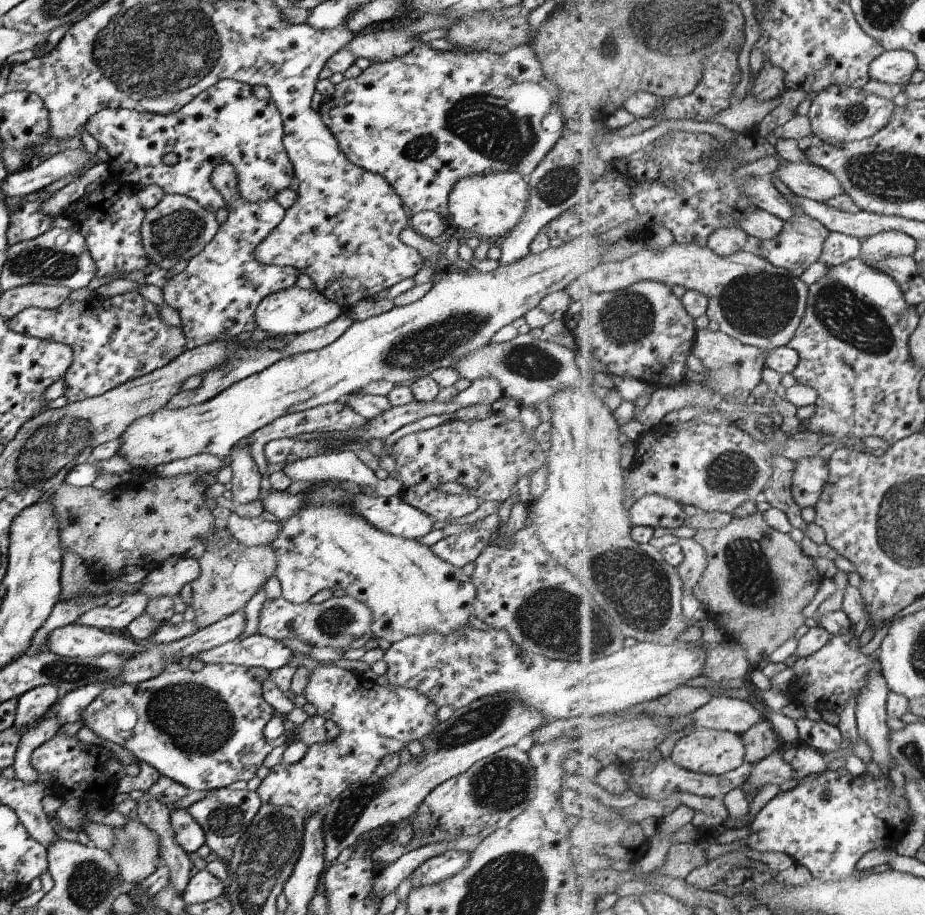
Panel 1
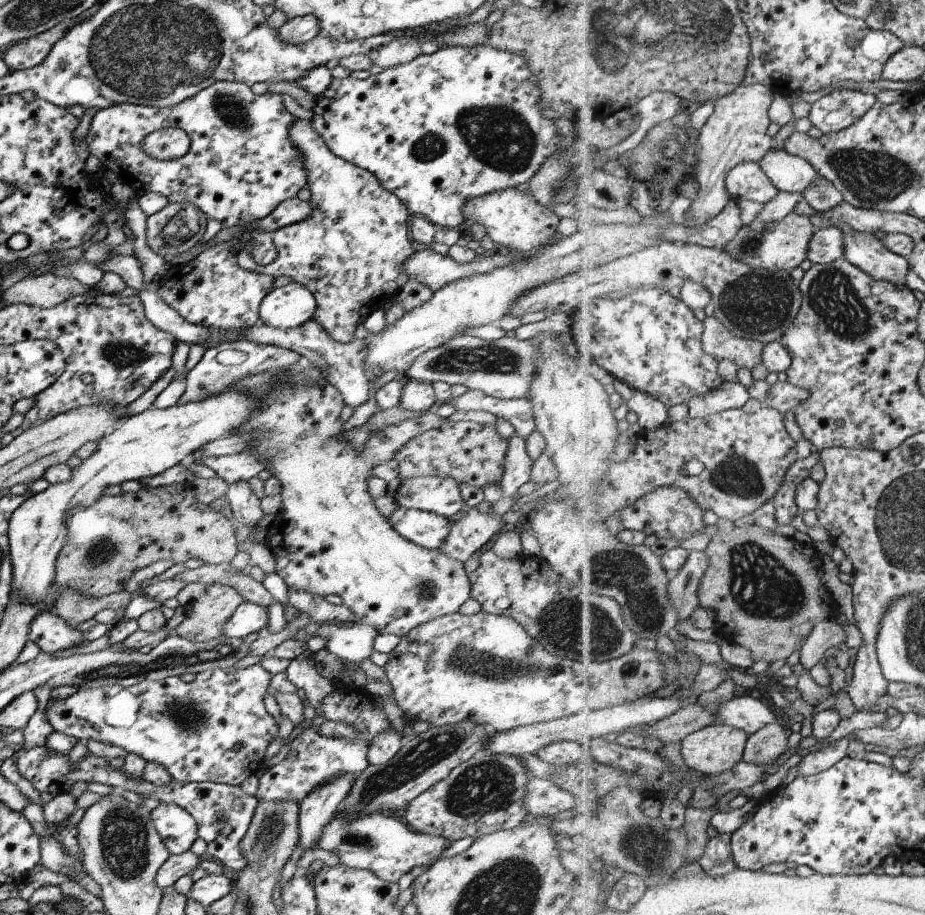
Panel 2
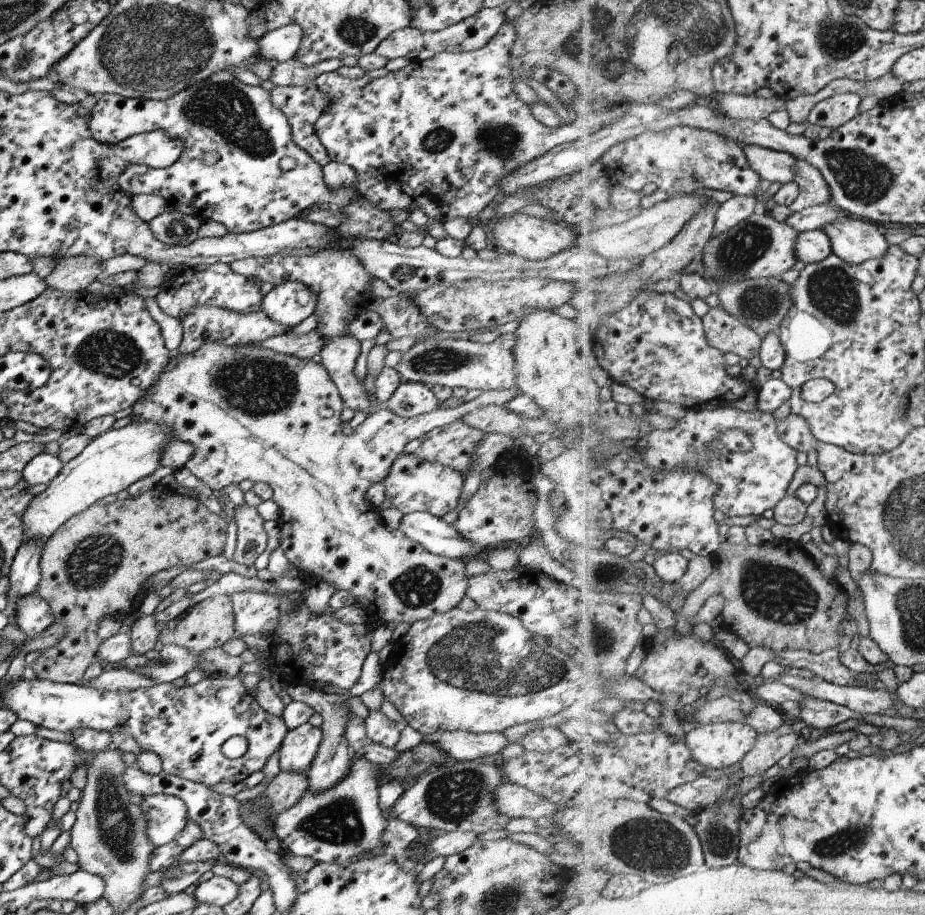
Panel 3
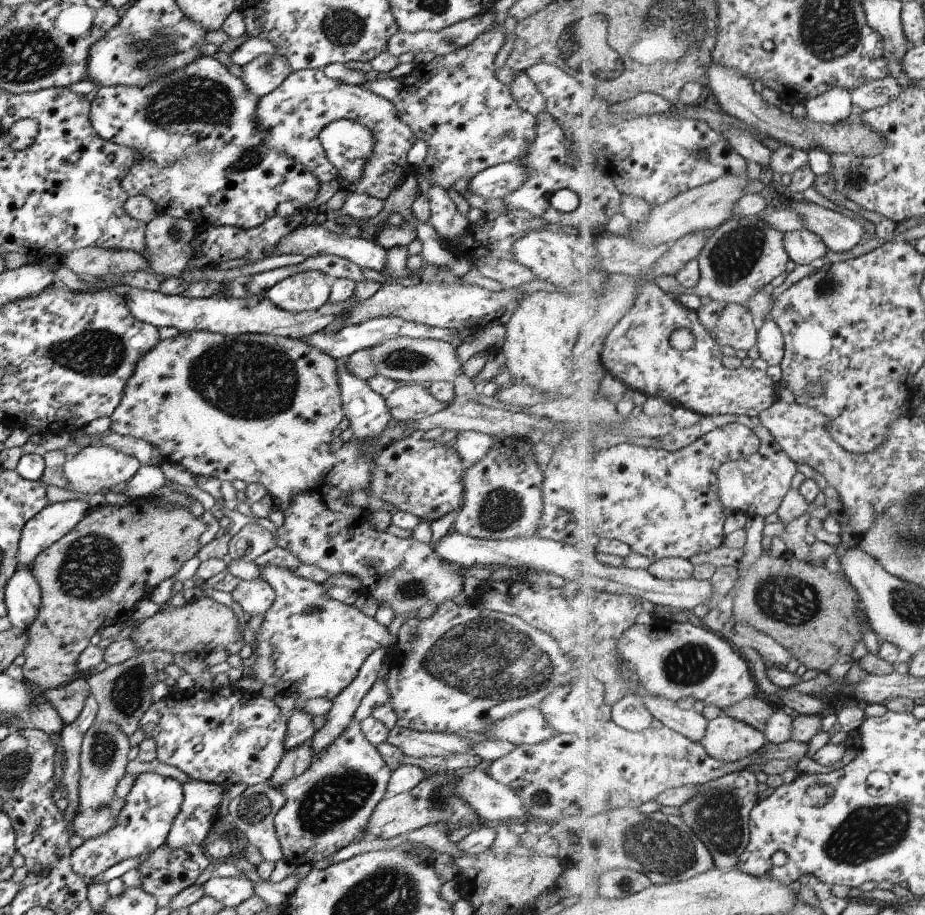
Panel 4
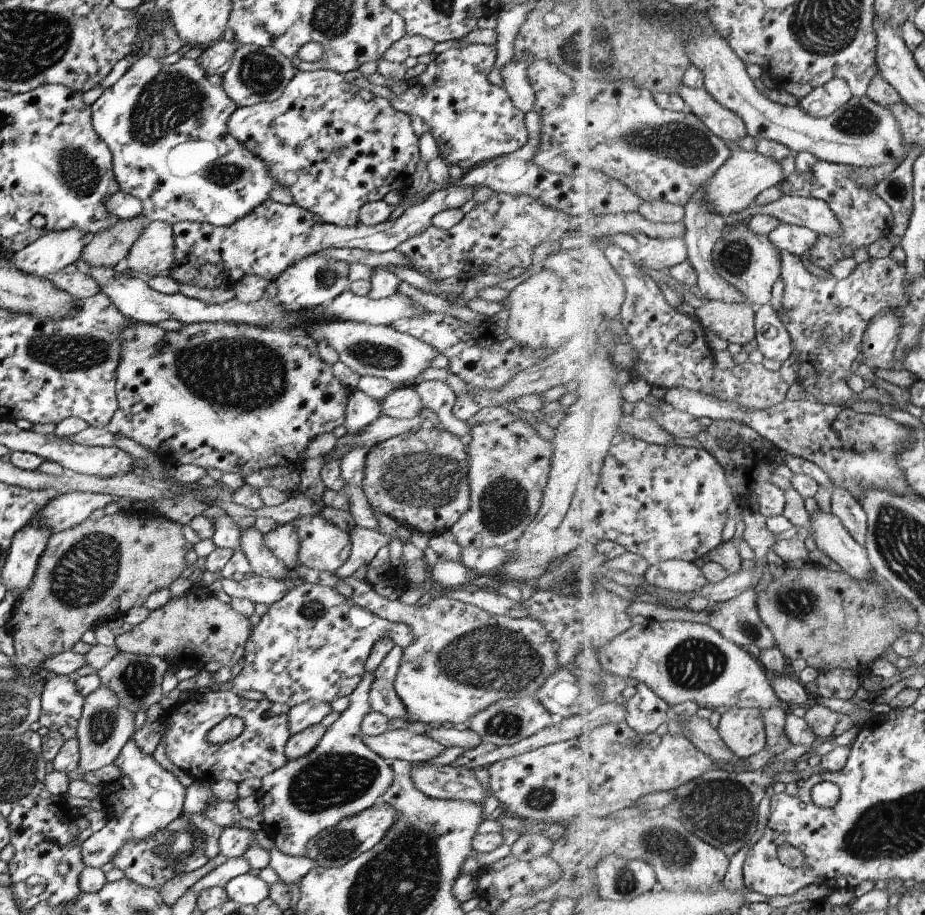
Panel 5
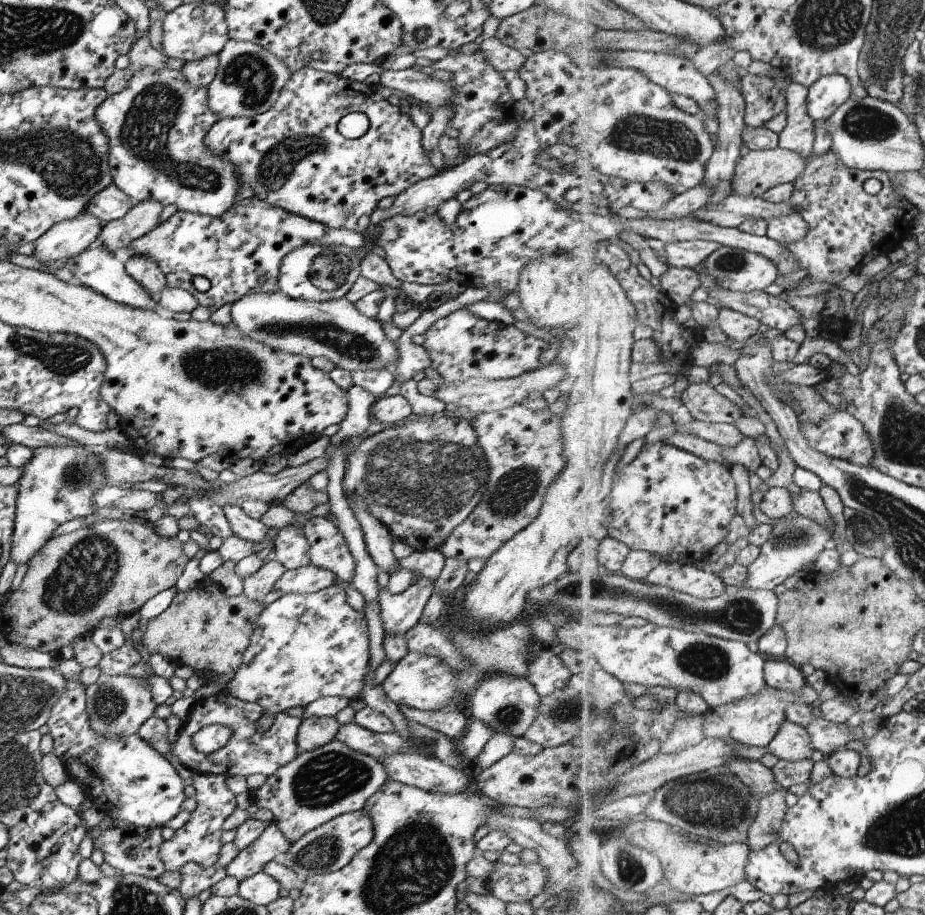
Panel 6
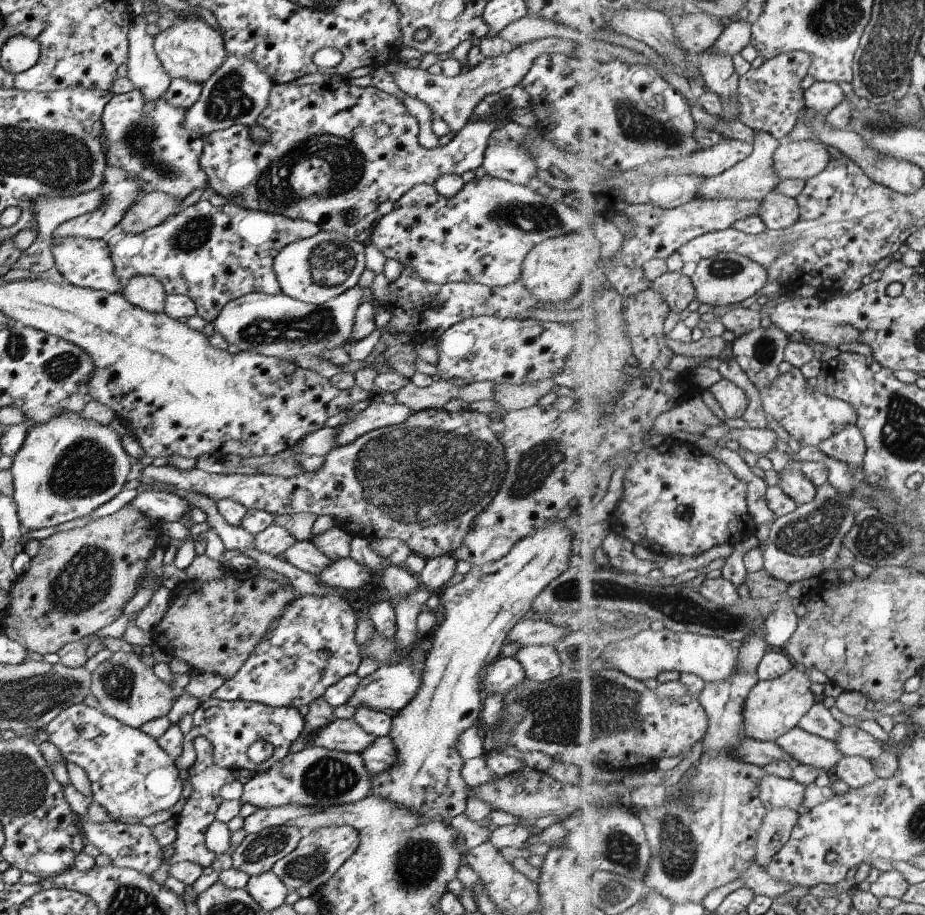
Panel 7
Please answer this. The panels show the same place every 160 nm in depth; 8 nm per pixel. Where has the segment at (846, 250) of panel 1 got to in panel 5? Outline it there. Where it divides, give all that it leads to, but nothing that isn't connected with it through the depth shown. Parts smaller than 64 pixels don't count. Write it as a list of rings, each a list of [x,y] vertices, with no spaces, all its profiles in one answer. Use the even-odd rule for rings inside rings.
[[[784,223],[771,232],[770,238],[780,250],[791,252],[802,259],[817,246],[820,239],[811,228]]]

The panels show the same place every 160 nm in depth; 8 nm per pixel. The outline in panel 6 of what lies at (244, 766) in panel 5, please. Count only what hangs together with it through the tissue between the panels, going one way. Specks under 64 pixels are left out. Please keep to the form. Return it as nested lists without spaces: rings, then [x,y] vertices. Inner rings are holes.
[[[219,690],[211,695],[203,696],[200,700],[195,700],[191,706],[177,734],[177,739],[170,746],[170,751],[173,752],[173,756],[177,756],[177,760],[185,768],[193,773],[221,774],[225,777],[239,775],[245,778],[253,774],[270,776],[273,772],[277,772],[277,768],[285,766],[297,756],[296,735],[301,720],[286,713],[278,713],[275,714],[268,730],[257,732],[255,722],[264,712],[265,710],[259,704],[238,700],[230,696],[227,691]],[[211,724],[221,724],[231,728],[231,736],[222,748],[210,754],[199,753],[191,744],[191,736],[197,730]]]

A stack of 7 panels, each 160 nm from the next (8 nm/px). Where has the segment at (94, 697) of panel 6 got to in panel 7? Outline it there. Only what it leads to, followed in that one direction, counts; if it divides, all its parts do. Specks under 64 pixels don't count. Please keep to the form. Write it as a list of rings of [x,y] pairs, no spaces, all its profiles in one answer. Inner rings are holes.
[[[133,651],[112,652],[109,658],[98,664],[90,674],[90,694],[97,699],[97,710],[134,729],[139,729],[142,724],[154,718],[165,717],[178,697],[175,696],[172,688],[159,680],[159,678],[153,674],[152,668],[147,667],[147,665],[139,659],[139,655],[133,653]]]

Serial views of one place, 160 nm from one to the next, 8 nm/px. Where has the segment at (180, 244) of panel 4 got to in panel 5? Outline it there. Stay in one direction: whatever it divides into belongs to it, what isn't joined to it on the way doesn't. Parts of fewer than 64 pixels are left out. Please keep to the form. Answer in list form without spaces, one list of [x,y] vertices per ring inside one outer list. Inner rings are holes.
[[[150,221],[131,244],[123,262],[136,276],[161,276],[173,264],[173,230],[164,221]]]

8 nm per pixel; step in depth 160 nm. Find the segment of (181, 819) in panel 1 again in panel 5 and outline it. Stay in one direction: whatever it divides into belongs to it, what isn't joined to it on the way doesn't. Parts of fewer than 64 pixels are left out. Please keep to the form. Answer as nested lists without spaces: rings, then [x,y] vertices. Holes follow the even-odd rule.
[[[132,739],[123,744],[113,765],[119,768],[120,790],[110,801],[106,810],[105,826],[101,826],[80,845],[81,862],[84,867],[100,868],[109,863],[113,854],[131,840],[145,840],[157,830],[163,830],[171,821],[181,816],[181,808],[186,794],[171,772],[161,768],[151,755],[143,754]]]

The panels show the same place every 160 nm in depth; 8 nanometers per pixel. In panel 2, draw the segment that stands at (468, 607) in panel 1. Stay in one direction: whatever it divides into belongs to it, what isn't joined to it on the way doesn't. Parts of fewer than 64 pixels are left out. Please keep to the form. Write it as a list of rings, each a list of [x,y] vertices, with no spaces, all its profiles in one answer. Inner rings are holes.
[[[271,370],[269,372],[261,372],[259,374],[249,374],[245,378],[241,378],[239,382],[235,382],[233,386],[225,388],[222,392],[227,392],[227,390],[237,390],[237,392],[243,392],[247,396],[253,396],[259,404],[261,404],[261,410],[251,416],[247,420],[245,426],[241,426],[235,434],[243,434],[243,432],[251,432],[249,434],[249,446],[247,446],[246,452],[253,452],[257,456],[263,456],[265,460],[264,470],[267,470],[271,477],[277,478],[277,482],[281,484],[281,511],[275,515],[274,521],[265,531],[266,536],[265,545],[273,552],[275,556],[275,573],[279,575],[279,578],[283,580],[285,585],[287,585],[288,590],[303,590],[303,592],[309,592],[309,594],[317,594],[317,596],[325,597],[327,595],[337,595],[341,599],[341,605],[345,608],[349,608],[355,616],[353,623],[355,624],[365,624],[369,626],[378,635],[381,634],[393,634],[400,638],[405,636],[409,630],[416,628],[419,624],[425,624],[431,620],[435,620],[444,615],[452,615],[458,612],[460,605],[462,605],[466,600],[470,598],[471,584],[469,584],[468,574],[465,573],[462,563],[453,560],[453,558],[448,558],[445,554],[441,554],[439,549],[429,549],[423,548],[423,546],[418,546],[409,540],[404,540],[391,526],[388,524],[387,519],[383,518],[374,506],[373,500],[367,494],[367,480],[371,478],[371,470],[374,466],[384,464],[390,459],[393,459],[395,452],[407,442],[411,440],[413,436],[417,434],[422,434],[427,430],[438,428],[445,421],[440,418],[437,413],[425,412],[423,416],[417,416],[417,418],[409,418],[409,420],[403,420],[399,424],[393,424],[393,426],[385,426],[381,432],[375,432],[371,434],[365,444],[363,444],[363,450],[357,454],[353,450],[350,442],[347,442],[341,434],[342,423],[339,422],[339,412],[344,406],[339,392],[331,384],[321,384],[320,382],[315,382],[315,384],[285,384],[285,382],[279,382],[278,370]]]

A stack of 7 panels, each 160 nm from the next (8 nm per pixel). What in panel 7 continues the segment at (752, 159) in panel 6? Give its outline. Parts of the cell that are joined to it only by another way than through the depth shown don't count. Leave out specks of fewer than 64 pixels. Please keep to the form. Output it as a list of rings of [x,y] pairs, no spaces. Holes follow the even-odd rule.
[[[791,141],[777,149],[774,165],[782,180],[808,181],[824,171],[831,160],[821,141]]]

